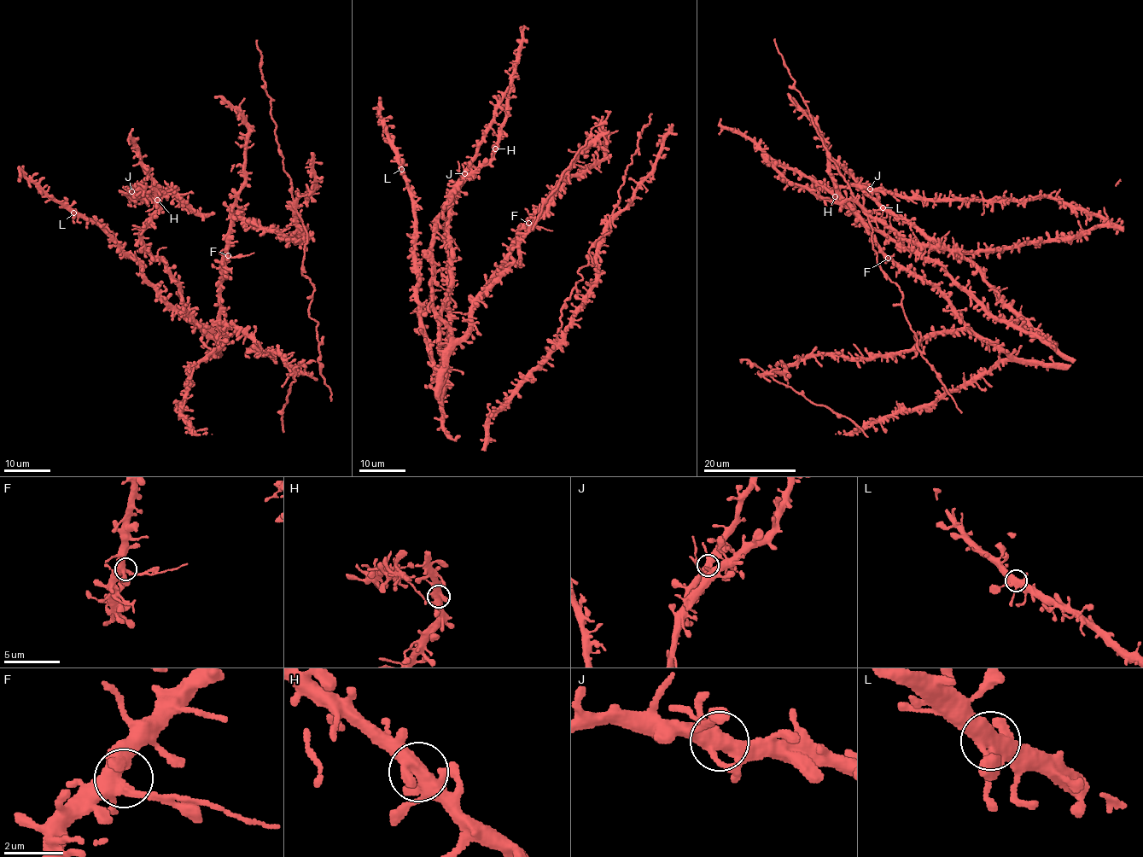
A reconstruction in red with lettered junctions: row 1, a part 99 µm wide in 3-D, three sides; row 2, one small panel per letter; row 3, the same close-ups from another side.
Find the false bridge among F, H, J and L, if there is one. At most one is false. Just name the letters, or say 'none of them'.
none of them

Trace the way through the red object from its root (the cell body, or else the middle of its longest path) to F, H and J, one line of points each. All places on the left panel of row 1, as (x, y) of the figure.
F: (224, 341), (217, 326), (221, 314), (218, 286), (224, 274), (222, 264), (228, 255)
H: (224, 341), (218, 353), (213, 333), (189, 318), (170, 271), (151, 257), (139, 240), (157, 209), (157, 200)
J: (224, 341), (218, 353), (170, 271), (144, 249), (138, 236), (155, 196), (150, 185), (131, 190)

